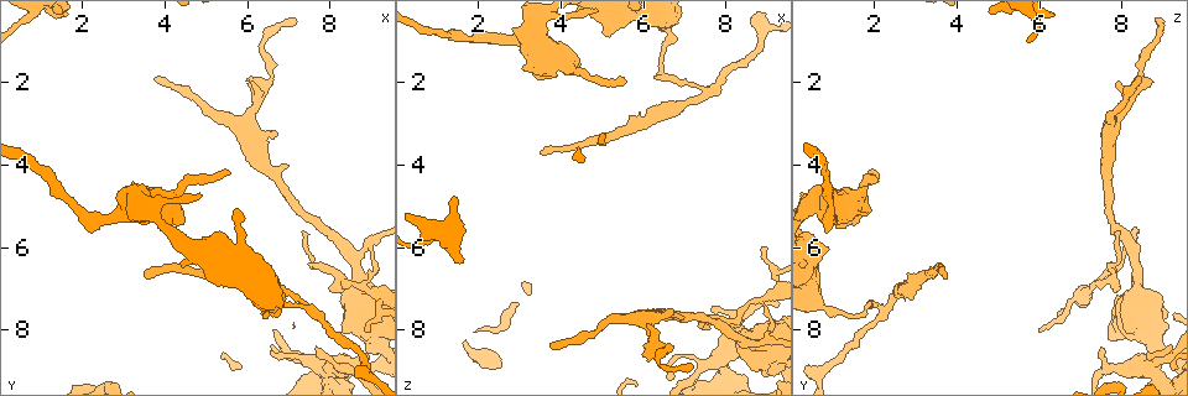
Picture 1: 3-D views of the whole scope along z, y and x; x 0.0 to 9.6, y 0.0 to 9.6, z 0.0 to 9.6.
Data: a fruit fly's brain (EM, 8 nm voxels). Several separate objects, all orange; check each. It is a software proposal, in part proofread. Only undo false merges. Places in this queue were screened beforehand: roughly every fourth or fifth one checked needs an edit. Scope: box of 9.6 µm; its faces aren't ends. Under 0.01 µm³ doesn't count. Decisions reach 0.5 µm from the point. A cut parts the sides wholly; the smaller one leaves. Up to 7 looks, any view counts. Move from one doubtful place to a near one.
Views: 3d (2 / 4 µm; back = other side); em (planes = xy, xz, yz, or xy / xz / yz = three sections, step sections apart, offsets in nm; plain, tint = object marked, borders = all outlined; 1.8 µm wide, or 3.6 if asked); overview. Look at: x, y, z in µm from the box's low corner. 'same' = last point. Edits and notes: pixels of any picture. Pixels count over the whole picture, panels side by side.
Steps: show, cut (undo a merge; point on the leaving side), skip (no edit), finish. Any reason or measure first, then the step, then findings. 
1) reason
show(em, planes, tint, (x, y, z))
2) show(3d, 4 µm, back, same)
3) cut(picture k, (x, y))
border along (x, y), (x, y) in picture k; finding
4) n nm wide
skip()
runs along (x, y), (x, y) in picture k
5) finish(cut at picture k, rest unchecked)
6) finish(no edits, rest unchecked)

three-way junction
show(3d, 2 µm, (6.00, 3.20, 7.75))

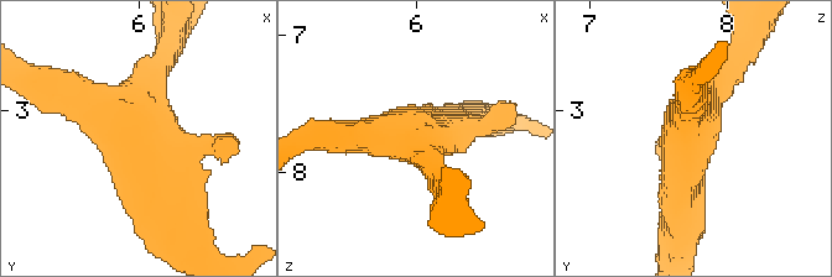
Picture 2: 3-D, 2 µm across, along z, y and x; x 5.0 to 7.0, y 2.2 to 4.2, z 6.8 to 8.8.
shape alone is not enough
show(em, planes, tint, (6.02, 3.18, 7.70))

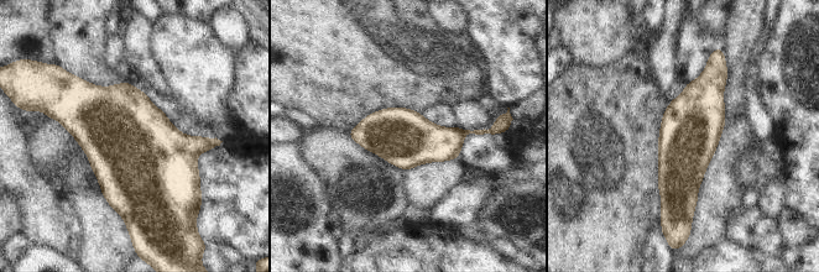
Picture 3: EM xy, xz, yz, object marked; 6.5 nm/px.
skip()
continuous, no second neuron

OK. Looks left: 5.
three arms meet
show(em, 3.6 µm, xy, step 4, tint, (3.35, 4.90, 0.75))

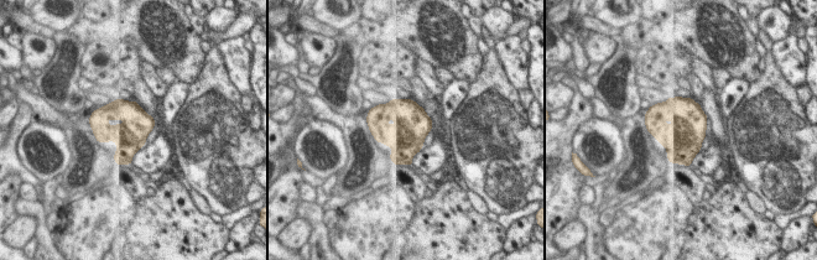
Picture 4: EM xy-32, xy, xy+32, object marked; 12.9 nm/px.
skip()
one neuron here

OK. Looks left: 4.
calibre changes
show(3d, 4 µm, (7.50, 7.50, 2.25))

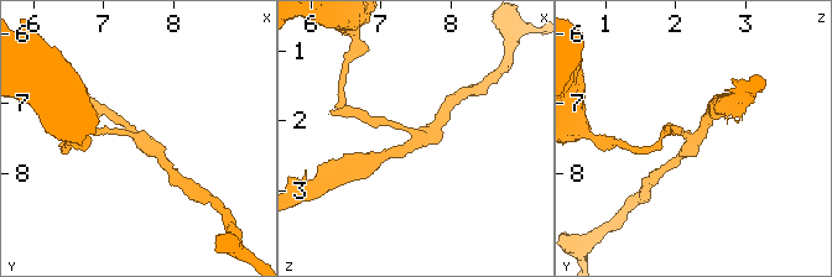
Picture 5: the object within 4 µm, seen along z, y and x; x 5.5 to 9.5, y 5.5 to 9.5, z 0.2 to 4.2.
3 arms; need the tissue
show(em, planes, tint, (7.45, 7.50, 2.20))

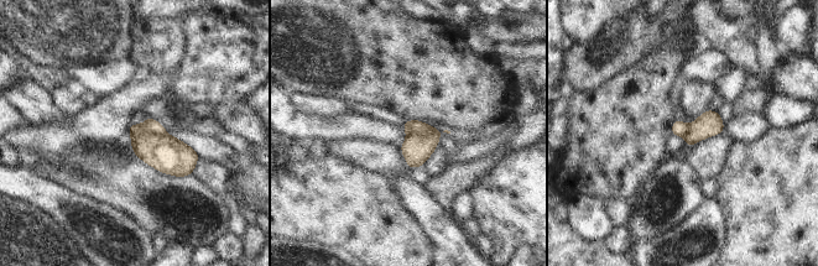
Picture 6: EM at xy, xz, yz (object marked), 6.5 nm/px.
160 nm wide
cut(picture 6, (416, 149))
border along (441, 131), (438, 135), (407, 135) in picture 6; two neurons meet here

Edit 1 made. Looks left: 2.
finish(cut at picture 6, rest unchecked)

